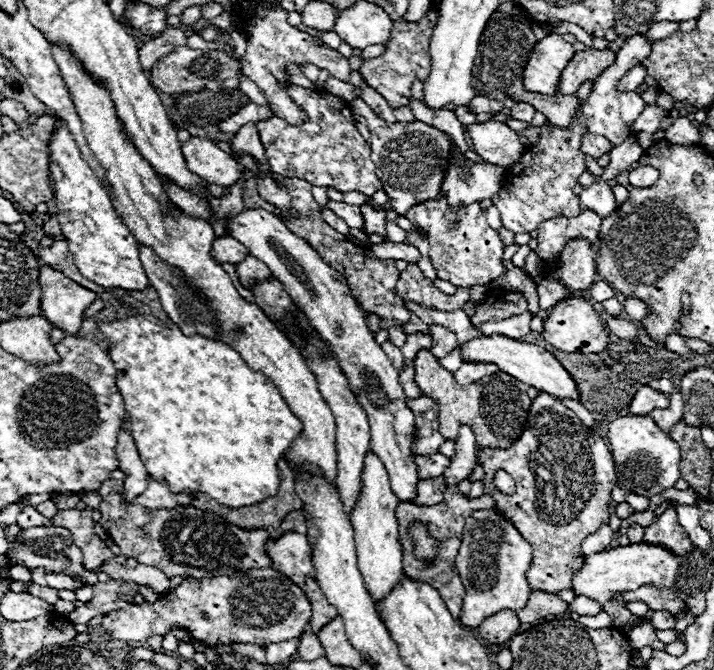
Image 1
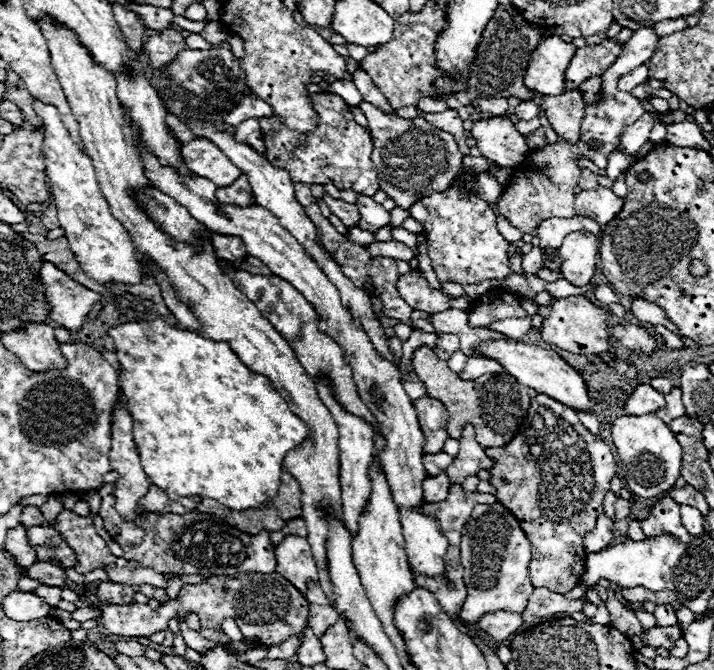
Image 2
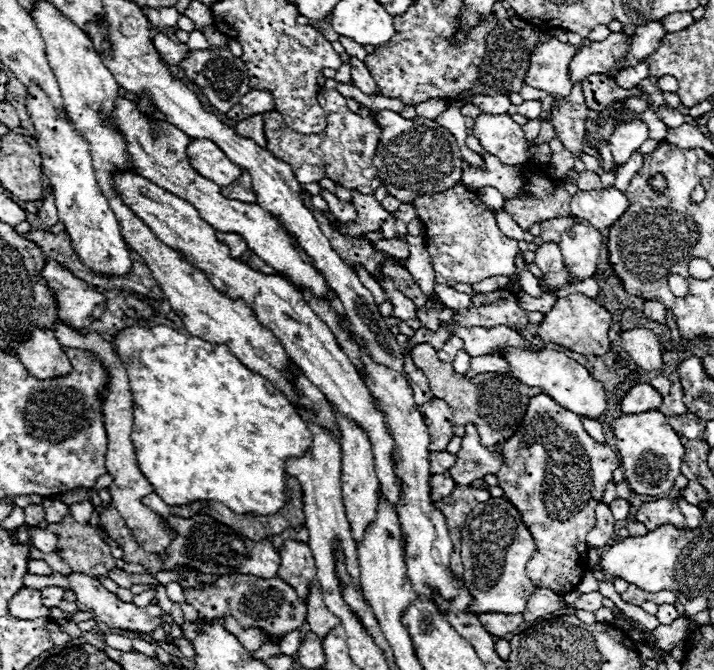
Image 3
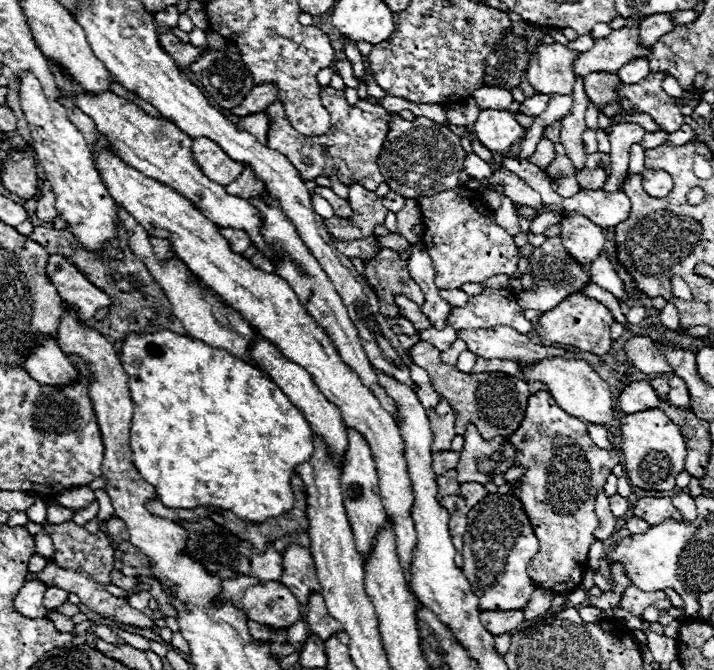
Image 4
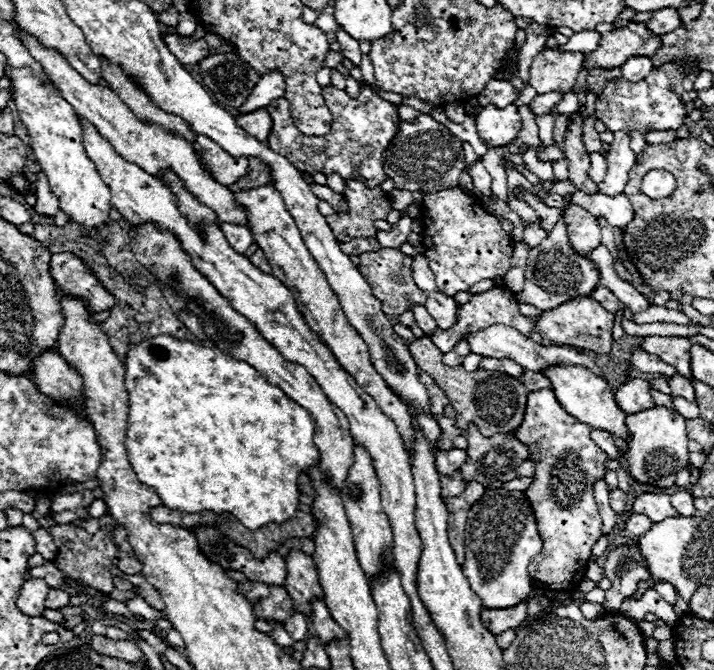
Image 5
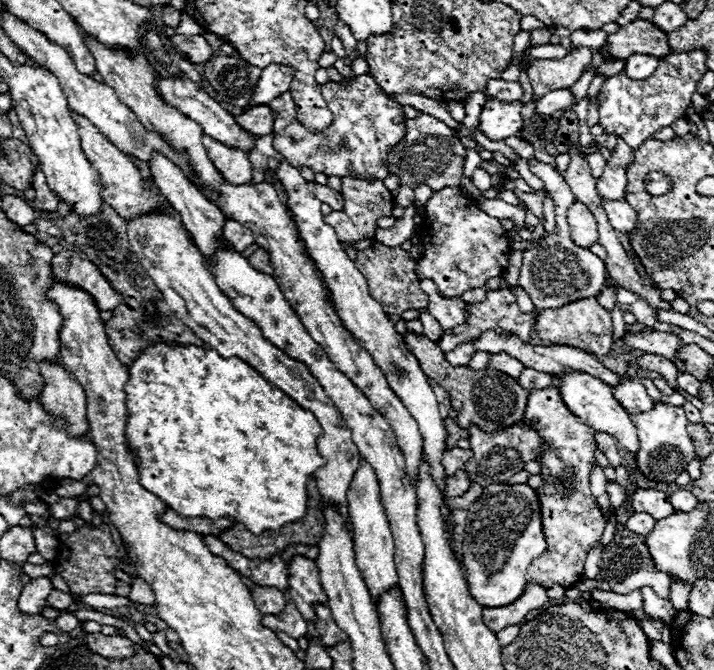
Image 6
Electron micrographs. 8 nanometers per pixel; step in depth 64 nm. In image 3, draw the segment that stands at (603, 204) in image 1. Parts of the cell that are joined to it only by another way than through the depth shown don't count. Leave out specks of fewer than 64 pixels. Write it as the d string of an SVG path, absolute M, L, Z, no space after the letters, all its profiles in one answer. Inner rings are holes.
M614 188L580 190L570 198L572 216L588 220L598 230L610 228L628 208L628 198Z

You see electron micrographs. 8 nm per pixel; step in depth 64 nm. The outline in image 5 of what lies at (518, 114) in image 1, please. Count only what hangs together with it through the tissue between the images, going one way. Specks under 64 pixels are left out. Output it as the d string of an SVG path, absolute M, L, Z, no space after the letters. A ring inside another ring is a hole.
M548 92L548 94L538 94L532 102L530 102L530 108L536 116L540 114L550 114L550 110L562 100L562 92Z

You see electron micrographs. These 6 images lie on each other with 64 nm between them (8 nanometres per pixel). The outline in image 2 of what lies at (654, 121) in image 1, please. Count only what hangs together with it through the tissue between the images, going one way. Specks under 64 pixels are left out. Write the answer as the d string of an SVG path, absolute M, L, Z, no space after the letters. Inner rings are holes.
M646 112L644 116L640 116L640 120L636 120L636 124L630 124L628 128L624 128L618 148L622 148L622 152L626 156L636 154L640 150L640 146L644 142L648 142L648 134L650 134L652 126L654 126L654 116Z

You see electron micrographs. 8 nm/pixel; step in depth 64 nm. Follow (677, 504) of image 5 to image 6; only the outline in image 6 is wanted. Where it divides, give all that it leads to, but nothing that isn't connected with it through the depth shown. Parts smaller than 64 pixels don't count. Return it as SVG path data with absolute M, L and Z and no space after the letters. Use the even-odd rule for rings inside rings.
M678 490L678 492L674 492L674 494L670 496L670 502L672 502L672 506L674 506L676 510L680 510L680 512L690 512L690 510L696 508L698 498L696 498L692 492L688 492L688 490Z

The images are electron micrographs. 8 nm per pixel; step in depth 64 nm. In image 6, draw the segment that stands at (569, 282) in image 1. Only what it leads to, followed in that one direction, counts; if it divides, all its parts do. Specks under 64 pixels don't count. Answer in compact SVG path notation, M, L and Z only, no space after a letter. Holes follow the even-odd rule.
M574 202L572 208L568 208L568 224L570 224L570 234L576 244L588 248L598 240L598 228L596 220L582 202Z

